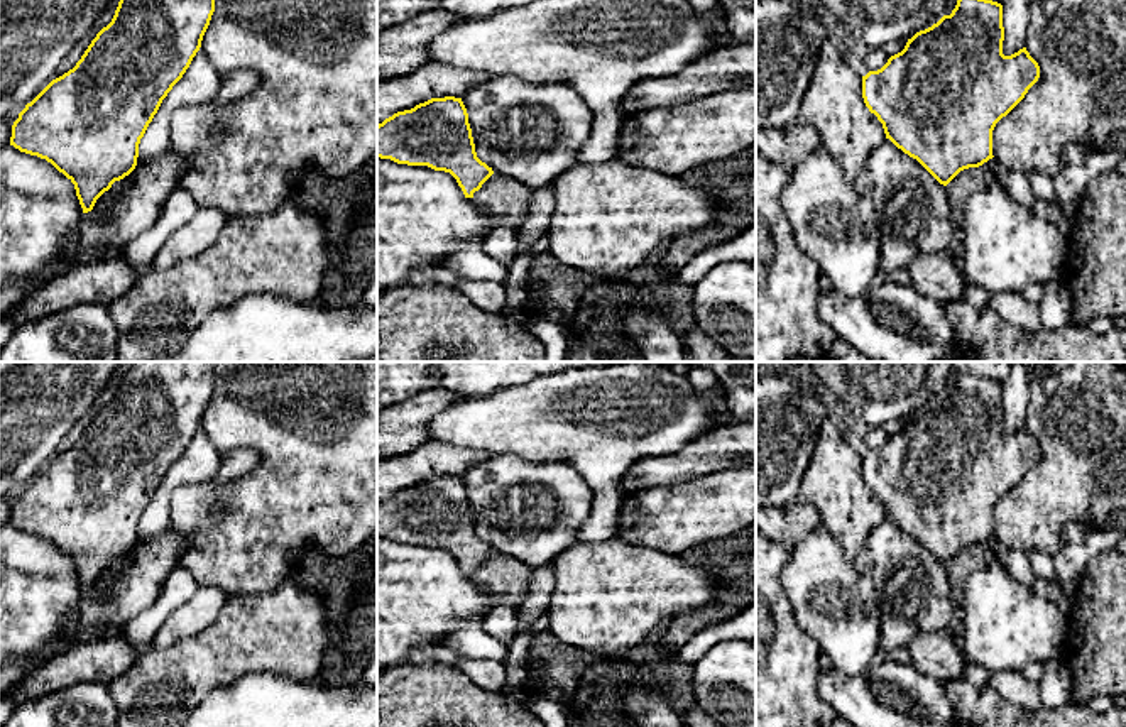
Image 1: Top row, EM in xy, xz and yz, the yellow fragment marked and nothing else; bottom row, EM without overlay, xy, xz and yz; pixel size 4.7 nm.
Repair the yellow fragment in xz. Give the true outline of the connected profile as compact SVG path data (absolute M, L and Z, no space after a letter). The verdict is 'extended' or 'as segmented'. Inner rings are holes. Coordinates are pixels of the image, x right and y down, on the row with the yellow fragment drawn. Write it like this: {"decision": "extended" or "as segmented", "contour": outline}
{"decision": "as segmented", "contour": "M431 98L377 125L377 157L450 172L465 198L494 174L477 157L462 98Z"}

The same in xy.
{"decision": "as segmented", "contour": "M120 0L112 22L96 34L76 66L52 79L19 113L10 145L51 162L74 184L83 213L91 211L115 181L135 169L140 139L200 51L213 12L215 0Z"}

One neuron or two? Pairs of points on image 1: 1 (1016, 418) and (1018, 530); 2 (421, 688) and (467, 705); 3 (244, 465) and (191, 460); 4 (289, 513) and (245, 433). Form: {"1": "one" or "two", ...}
{"1": "two", "2": "one", "3": "two", "4": "one"}

